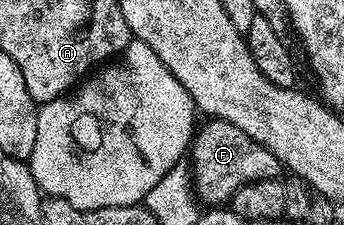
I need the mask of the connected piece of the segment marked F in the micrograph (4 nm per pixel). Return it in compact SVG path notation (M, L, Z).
M210 119L205 122L207 125L197 130L192 142L192 157L194 153L194 165L192 164L192 180L199 202L210 207L222 207L233 202L238 189L244 187L249 181L272 181L283 176L284 166L268 147L256 143L252 135L244 135L240 127L232 127L232 123Z

